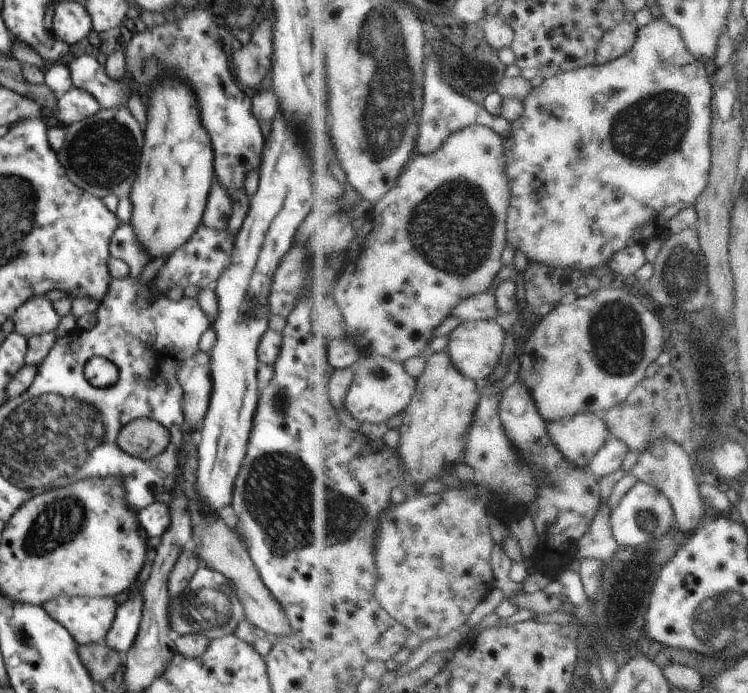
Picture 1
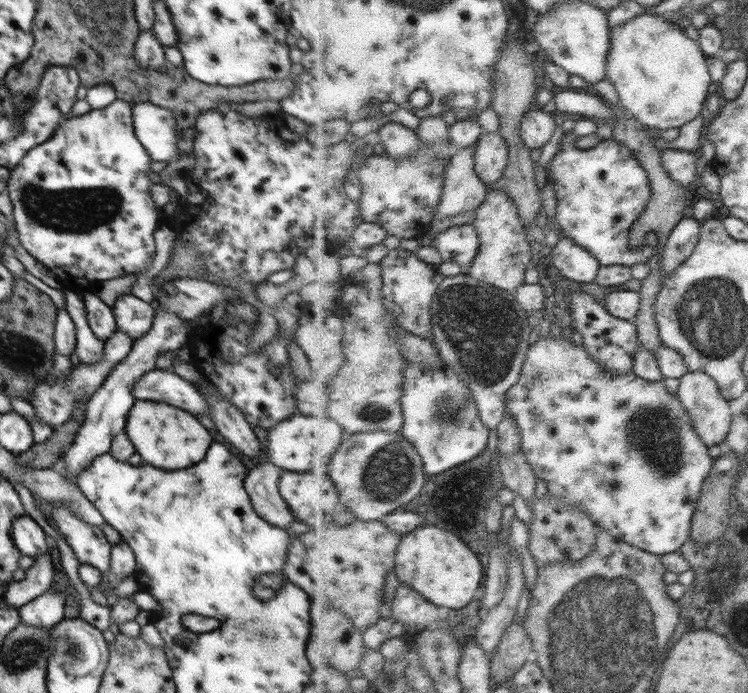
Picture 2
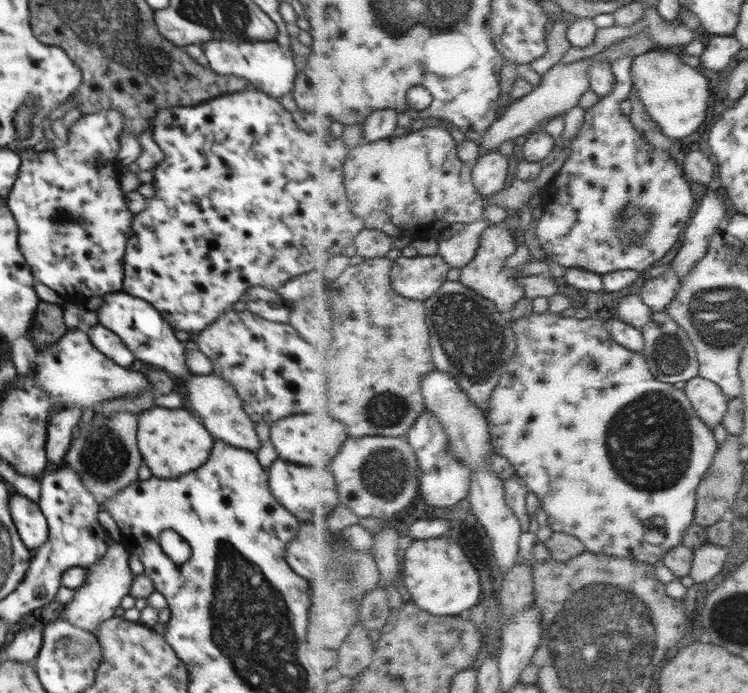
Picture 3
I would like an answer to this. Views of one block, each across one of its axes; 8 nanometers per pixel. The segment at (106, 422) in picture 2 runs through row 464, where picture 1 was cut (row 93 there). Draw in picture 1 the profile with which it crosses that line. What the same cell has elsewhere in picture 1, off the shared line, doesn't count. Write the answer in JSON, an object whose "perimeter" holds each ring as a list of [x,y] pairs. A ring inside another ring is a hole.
{"perimeter":[[[73,86],[66,94],[58,97],[49,122],[66,127],[86,117],[94,116],[100,109],[94,95]]]}

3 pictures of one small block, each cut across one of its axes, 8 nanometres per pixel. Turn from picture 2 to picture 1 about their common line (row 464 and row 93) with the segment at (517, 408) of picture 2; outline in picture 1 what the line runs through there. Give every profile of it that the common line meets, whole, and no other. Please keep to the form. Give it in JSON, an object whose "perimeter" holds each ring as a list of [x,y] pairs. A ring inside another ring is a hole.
{"perimeter":[[[665,17],[641,28],[637,45],[625,56],[605,65],[592,65],[575,71],[561,72],[536,87],[525,100],[524,114],[513,124],[510,137],[506,138],[507,173],[513,186],[509,212],[509,242],[514,249],[521,249],[532,261],[540,261],[556,267],[576,267],[588,270],[608,265],[618,253],[637,244],[660,238],[668,232],[668,224],[679,212],[696,205],[709,185],[713,168],[713,100],[718,95],[703,60],[689,49],[683,32],[670,24]]]}

